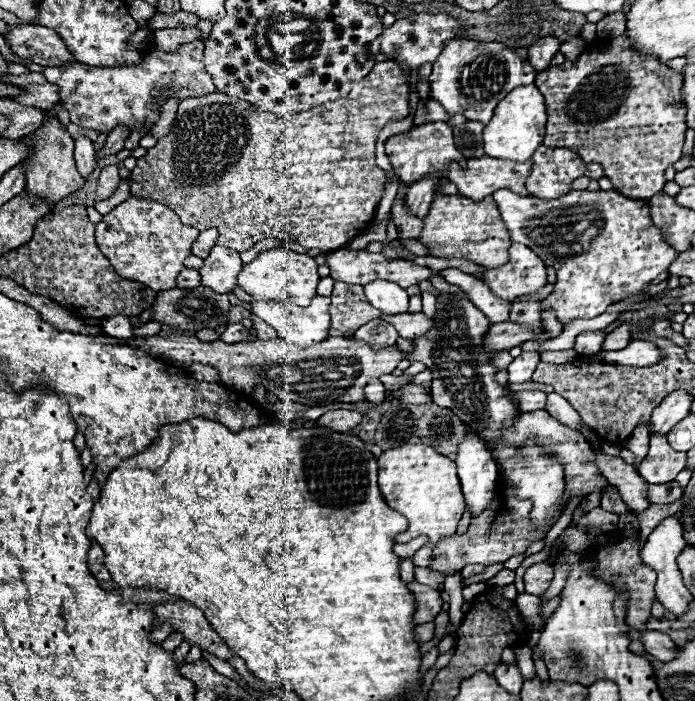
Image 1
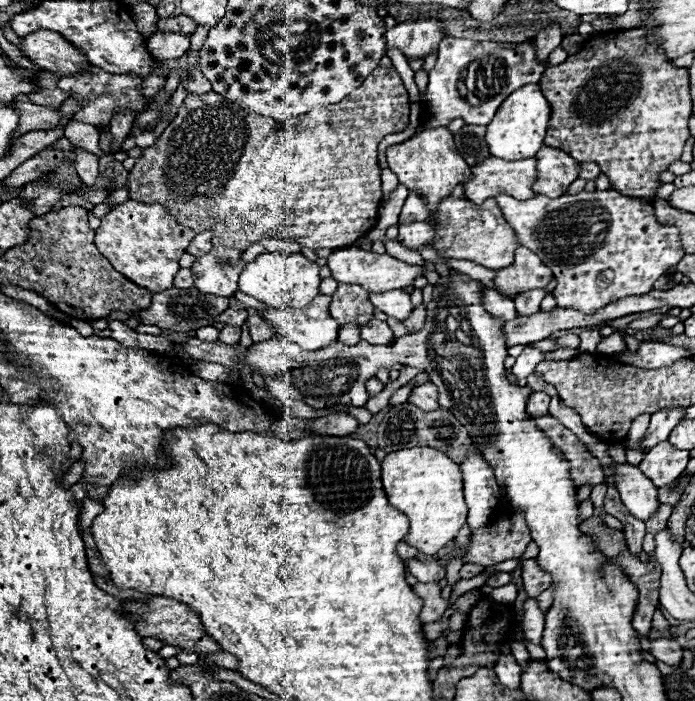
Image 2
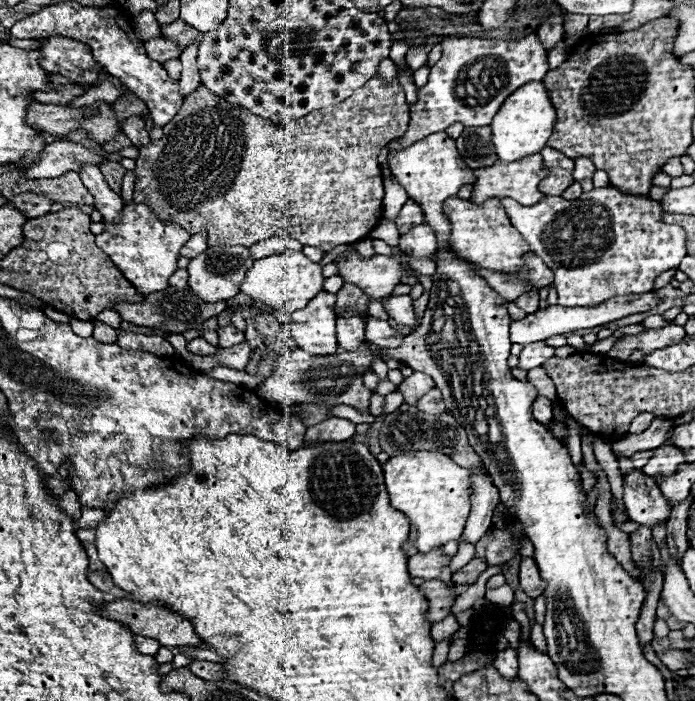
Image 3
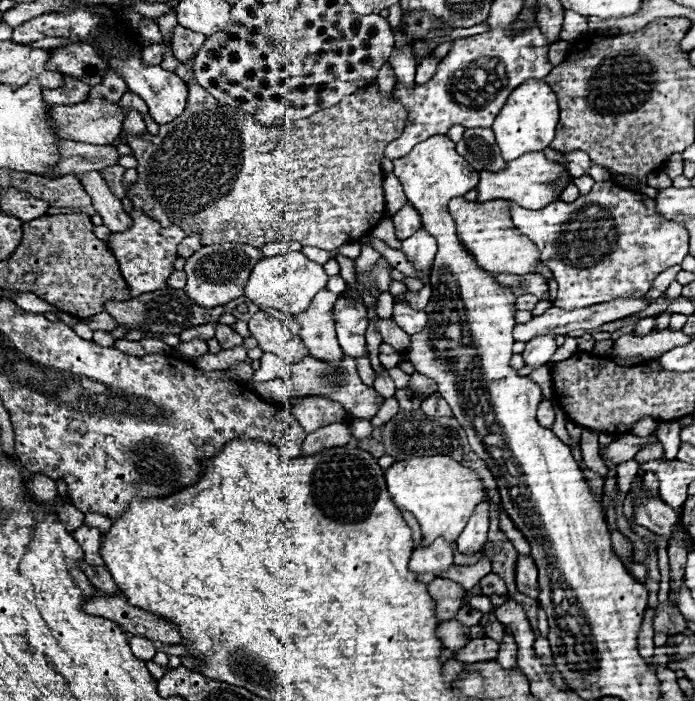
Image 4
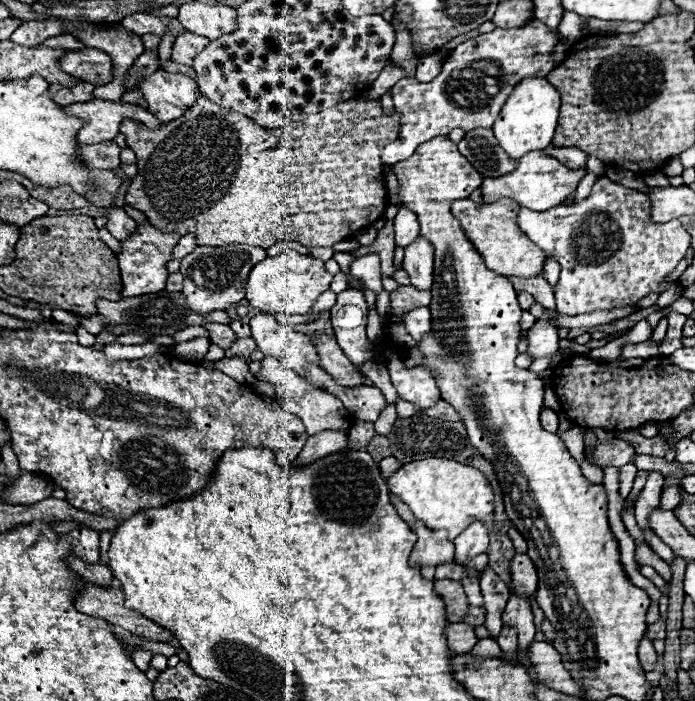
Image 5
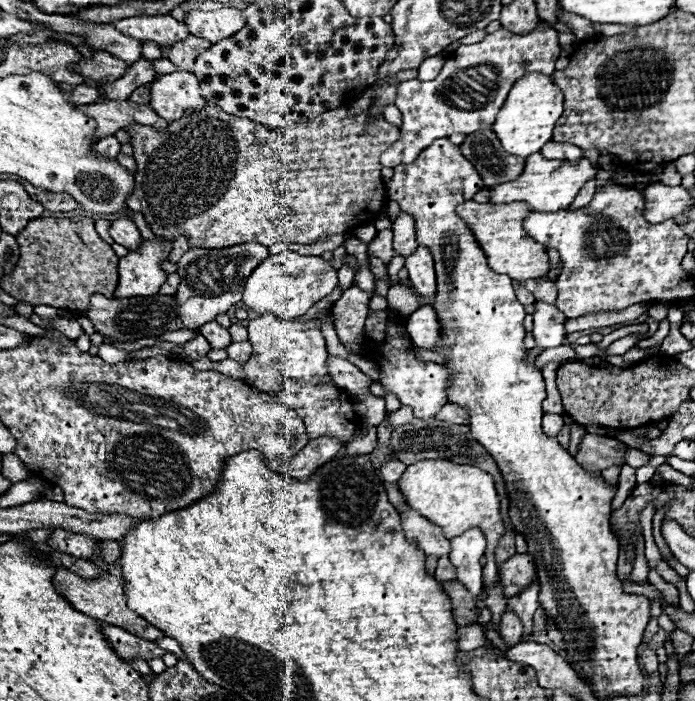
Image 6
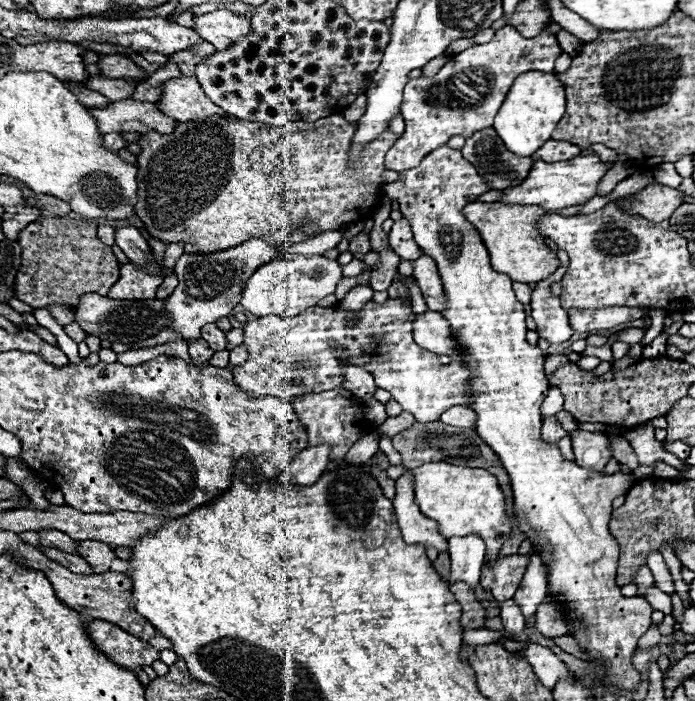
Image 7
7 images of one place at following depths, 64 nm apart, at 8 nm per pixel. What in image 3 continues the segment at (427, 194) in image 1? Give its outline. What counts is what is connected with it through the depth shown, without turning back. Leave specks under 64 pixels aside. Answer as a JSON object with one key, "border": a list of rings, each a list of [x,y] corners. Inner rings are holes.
{"border":[[[412,198],[402,206],[400,216],[396,218],[396,226],[400,232],[410,230],[416,224],[424,224],[424,212],[420,208],[420,204],[416,204]]]}

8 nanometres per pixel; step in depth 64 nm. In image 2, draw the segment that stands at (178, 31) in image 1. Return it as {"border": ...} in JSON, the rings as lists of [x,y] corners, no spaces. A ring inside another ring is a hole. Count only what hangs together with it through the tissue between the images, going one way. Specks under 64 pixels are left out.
{"border":[[[156,32],[150,36],[146,46],[154,58],[178,58],[186,52],[184,48],[190,46],[190,36],[178,32]]]}

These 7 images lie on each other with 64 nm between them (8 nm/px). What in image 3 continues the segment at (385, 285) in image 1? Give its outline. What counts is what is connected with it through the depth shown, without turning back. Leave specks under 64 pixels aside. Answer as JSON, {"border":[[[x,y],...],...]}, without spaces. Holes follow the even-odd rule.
{"border":[[[390,294],[386,298],[380,298],[380,302],[390,318],[394,318],[398,324],[404,324],[404,326],[410,326],[412,330],[416,330],[418,322],[416,322],[416,316],[412,310],[412,298],[408,294],[400,294],[400,296]]]}

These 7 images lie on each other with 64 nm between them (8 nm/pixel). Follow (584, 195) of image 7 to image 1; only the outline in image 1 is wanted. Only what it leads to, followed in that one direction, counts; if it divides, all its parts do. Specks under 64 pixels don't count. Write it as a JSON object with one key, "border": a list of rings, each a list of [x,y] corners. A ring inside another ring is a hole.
{"border":[[[482,156],[482,158],[470,158],[466,162],[466,168],[460,168],[456,162],[450,162],[444,176],[458,186],[460,196],[466,196],[466,198],[472,198],[472,200],[480,202],[482,198],[492,196],[500,188],[508,188],[508,190],[512,190],[520,196],[528,196],[528,192],[524,188],[524,182],[530,176],[530,168],[532,168],[532,160],[508,162],[508,160],[496,160],[496,158]]]}

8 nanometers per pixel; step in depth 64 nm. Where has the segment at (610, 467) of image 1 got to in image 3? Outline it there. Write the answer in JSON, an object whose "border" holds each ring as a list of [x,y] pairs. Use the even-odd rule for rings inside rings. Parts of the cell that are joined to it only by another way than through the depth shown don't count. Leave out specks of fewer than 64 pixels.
{"border":[[[642,470],[624,474],[624,506],[636,524],[654,526],[670,516],[670,504],[662,496],[658,484],[644,476]]]}

